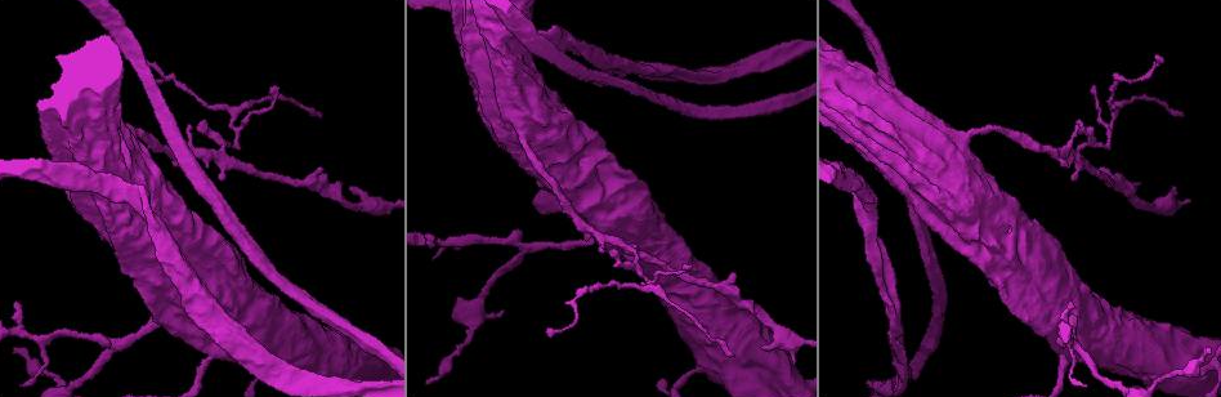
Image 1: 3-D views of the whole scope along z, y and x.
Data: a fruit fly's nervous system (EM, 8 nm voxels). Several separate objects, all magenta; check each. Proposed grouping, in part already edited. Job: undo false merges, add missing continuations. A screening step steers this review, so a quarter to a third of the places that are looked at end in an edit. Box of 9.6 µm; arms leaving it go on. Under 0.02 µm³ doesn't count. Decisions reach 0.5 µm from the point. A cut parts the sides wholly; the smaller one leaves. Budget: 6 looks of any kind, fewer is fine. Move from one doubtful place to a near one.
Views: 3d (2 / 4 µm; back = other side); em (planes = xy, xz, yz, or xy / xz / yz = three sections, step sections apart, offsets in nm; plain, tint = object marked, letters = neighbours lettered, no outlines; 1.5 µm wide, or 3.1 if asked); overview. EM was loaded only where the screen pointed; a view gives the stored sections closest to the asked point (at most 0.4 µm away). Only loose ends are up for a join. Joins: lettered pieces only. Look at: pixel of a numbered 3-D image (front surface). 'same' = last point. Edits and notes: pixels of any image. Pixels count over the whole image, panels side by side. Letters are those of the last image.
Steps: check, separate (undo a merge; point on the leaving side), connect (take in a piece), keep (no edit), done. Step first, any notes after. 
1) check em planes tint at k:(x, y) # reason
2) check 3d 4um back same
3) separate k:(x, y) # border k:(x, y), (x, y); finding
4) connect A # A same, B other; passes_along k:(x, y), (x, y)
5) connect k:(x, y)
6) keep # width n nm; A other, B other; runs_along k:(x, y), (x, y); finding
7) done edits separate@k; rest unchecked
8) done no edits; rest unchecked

check em xz step 8 letters at 1:(1069, 319) # sudden change in width

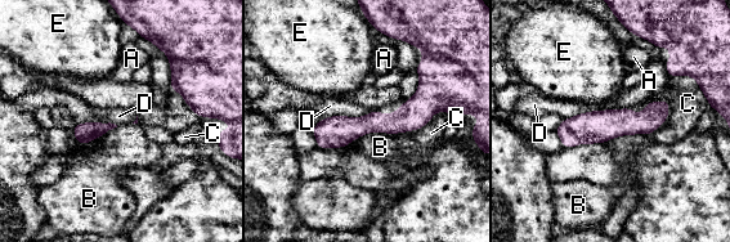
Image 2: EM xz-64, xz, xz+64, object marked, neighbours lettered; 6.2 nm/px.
check em planes letters same # cut it another way

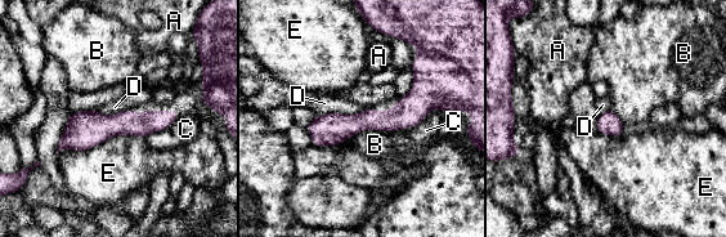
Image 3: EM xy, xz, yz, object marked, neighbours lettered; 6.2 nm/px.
keep # width 150 nm; longest_contact E 550 nm; A other, B other, C other, D other, E other; one neuron here

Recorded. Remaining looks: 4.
check 3d 2um at 1:(1104, 145) # abrupt turn

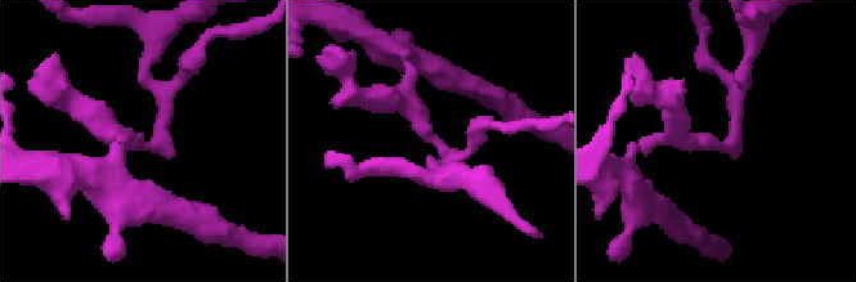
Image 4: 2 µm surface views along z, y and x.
check em yz step 8 letters at 4:(439, 145)

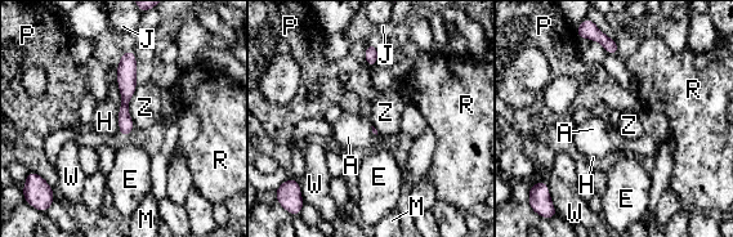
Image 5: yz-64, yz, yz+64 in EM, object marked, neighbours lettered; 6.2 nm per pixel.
check em planes letters same

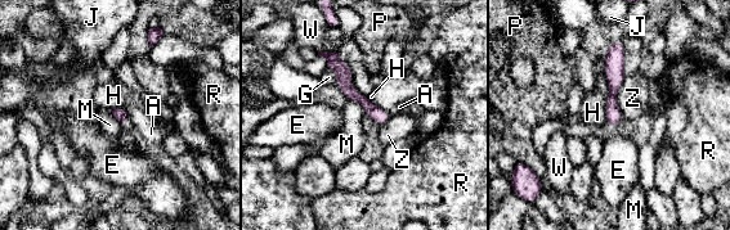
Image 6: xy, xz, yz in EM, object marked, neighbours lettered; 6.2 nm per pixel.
keep # width 70 nm; A other, E other, G other, H other, J other, M other, P other, R other, W other, Z other; one neuron here

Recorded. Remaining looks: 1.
done no edits; rest unchecked

